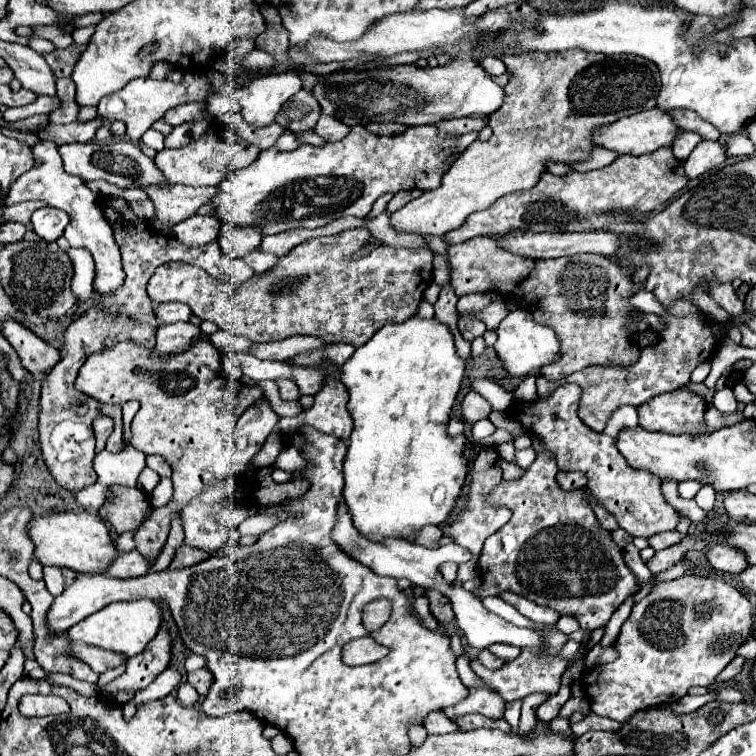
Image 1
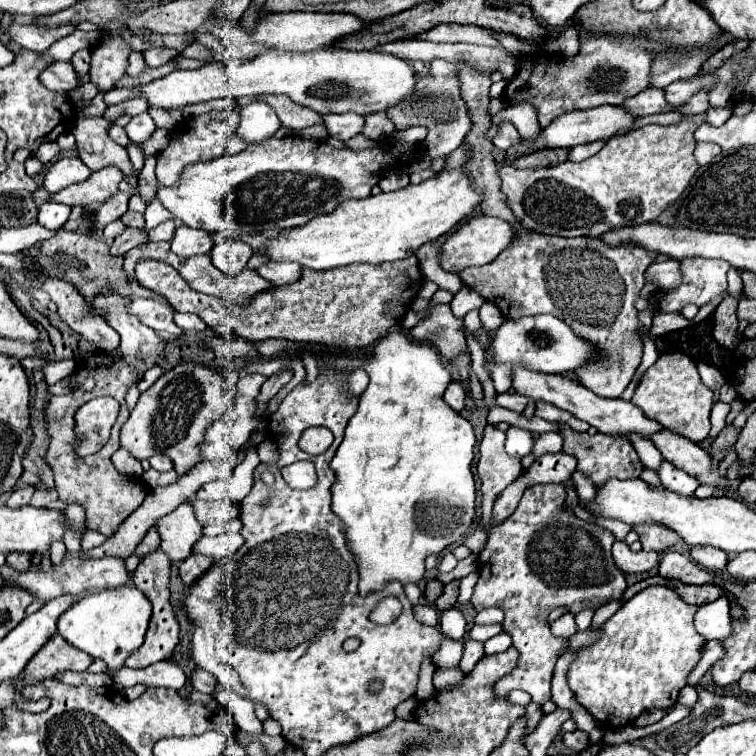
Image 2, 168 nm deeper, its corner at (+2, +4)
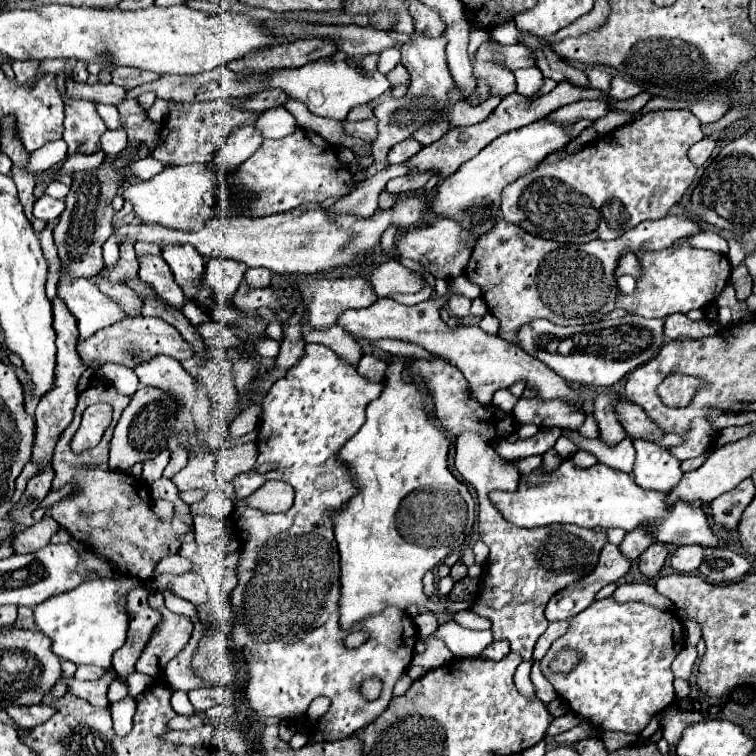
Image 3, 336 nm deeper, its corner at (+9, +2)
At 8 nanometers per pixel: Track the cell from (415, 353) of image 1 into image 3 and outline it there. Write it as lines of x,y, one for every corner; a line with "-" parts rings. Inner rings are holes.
390,364
382,394
366,408
364,426
340,448
338,458
348,466
358,494
332,514
334,536
340,550
340,624
352,626
370,614
382,612
388,604
406,608
408,604
426,604
422,576
442,562
448,552
456,552
472,534
476,504
468,488
448,470
450,440
444,430
426,412
426,400
416,382
406,382
402,364

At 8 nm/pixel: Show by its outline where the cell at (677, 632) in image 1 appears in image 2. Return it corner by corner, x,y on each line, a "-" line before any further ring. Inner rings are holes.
649,586
645,590
641,590
639,594
635,594
631,600
627,600
621,610
617,610
603,626
597,628
599,632
599,638
595,644
591,646
585,646
585,648
579,648
575,652
575,658
573,662
569,664
569,670
567,670
567,684
569,688
573,690
575,698
585,706
585,710
605,728
621,728
621,726
627,726
631,724
639,714
647,712
647,710
653,710
653,708
671,708
675,702
677,702
677,696
679,696
679,690
685,686
685,680
687,680
687,674
695,668
695,664
699,662
701,658
701,650
703,650
703,644
705,644
705,638
701,638
697,632
695,632
695,626
693,626
693,616
697,612
697,606
691,606
691,604
685,604
671,588
667,586

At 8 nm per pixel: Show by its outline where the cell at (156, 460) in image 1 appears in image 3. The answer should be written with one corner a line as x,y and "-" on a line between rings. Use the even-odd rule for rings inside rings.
168,450
160,452
154,460
146,460
146,462
144,462
142,478
144,478
148,484
152,484
152,482
156,482
158,478
162,478
162,472
164,472
164,468
168,466
168,460
170,460
170,452
168,452

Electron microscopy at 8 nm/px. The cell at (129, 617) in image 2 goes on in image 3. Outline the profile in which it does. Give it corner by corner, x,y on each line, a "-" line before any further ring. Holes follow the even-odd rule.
128,576
90,580
74,588
72,592
54,596
34,610
36,626
52,640
52,652
74,664
94,664
110,668
112,654
124,646
128,632
126,598
132,588
144,588
142,580

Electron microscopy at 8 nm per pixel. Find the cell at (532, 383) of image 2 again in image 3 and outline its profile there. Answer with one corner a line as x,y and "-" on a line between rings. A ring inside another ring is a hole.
460,275
448,280
448,292
444,296
436,294
430,300
420,302
416,306
404,306
392,298
380,298
370,308
342,312
338,324
358,338
368,338
368,340
396,338
396,340
416,342
428,352
450,360
450,364
454,364
464,374
464,378
470,384
472,398
478,400
480,404
490,404
490,398
496,390
510,388
516,382
524,382
526,388
534,390
536,398
540,400
562,400
578,410
584,410
580,392
574,390
556,372
552,372
544,362
528,356
522,348
516,348
514,344
502,340
500,336
486,334
482,328
448,328
448,324
440,320
440,309
447,304
450,294
459,294
473,300
481,297
482,292
466,276

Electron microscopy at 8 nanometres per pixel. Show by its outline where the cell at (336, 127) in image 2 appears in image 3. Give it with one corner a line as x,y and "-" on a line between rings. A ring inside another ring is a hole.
370,118
370,120
362,120
362,122
350,122
350,120
344,120
342,122
342,128
348,136
356,136
356,138
372,138
376,140
376,118

